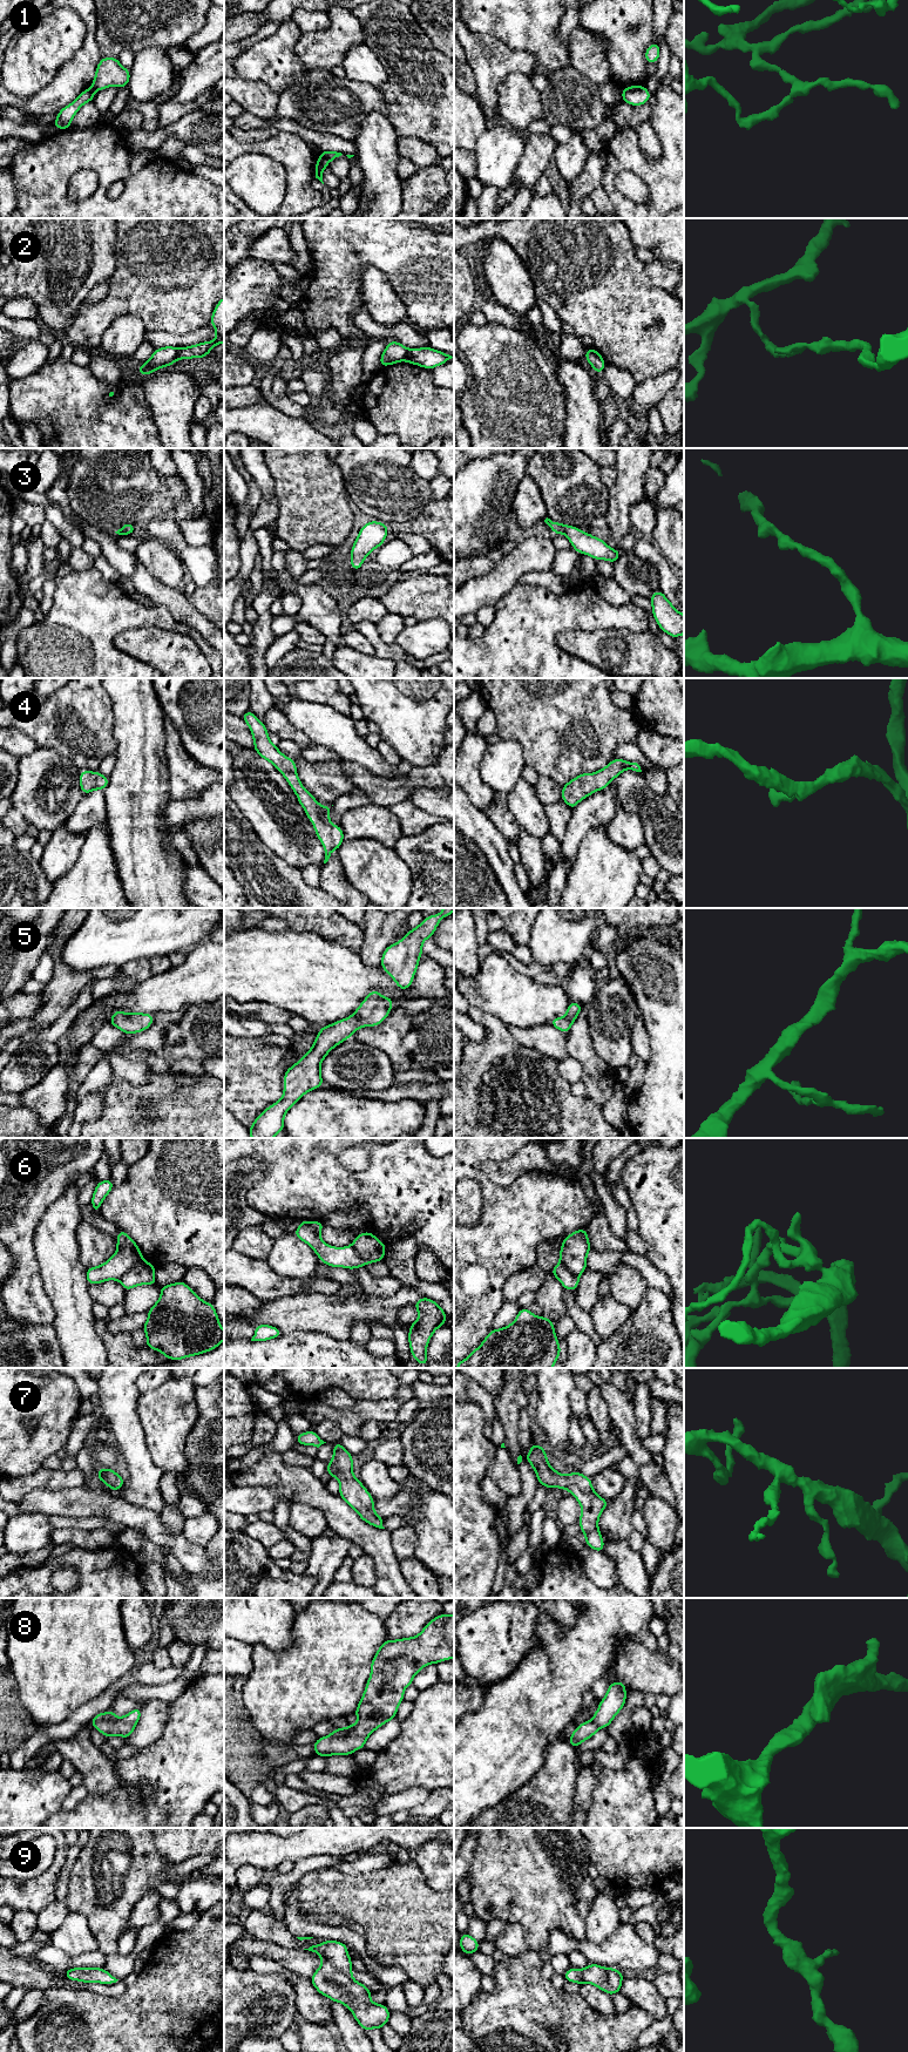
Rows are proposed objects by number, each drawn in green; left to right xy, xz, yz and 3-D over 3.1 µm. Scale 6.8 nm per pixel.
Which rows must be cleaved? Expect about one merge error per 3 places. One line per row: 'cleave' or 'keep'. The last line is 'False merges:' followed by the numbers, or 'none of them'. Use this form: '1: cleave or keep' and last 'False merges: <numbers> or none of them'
1: cleave
2: cleave
3: keep
4: keep
5: keep
6: cleave
7: keep
8: keep
9: keep
False merges: 1, 2, 6

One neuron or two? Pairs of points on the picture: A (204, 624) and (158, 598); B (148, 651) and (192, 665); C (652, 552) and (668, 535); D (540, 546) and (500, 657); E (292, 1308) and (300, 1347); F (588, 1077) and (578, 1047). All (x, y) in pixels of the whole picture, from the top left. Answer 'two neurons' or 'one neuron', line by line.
A: one neuron
B: one neuron
C: two neurons
D: two neurons
E: two neurons
F: one neuron

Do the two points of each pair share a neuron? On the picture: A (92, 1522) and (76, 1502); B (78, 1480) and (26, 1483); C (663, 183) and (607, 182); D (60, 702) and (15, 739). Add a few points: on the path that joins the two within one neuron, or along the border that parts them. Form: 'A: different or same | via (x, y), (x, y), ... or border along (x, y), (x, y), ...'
A: different | border along (59, 1516), (101, 1517)
B: same | via (65, 1480), (39, 1480)
C: same | via (648, 171), (638, 164), (619, 164), (617, 167)
D: different | border along (12, 727), (26, 733), (39, 745)

